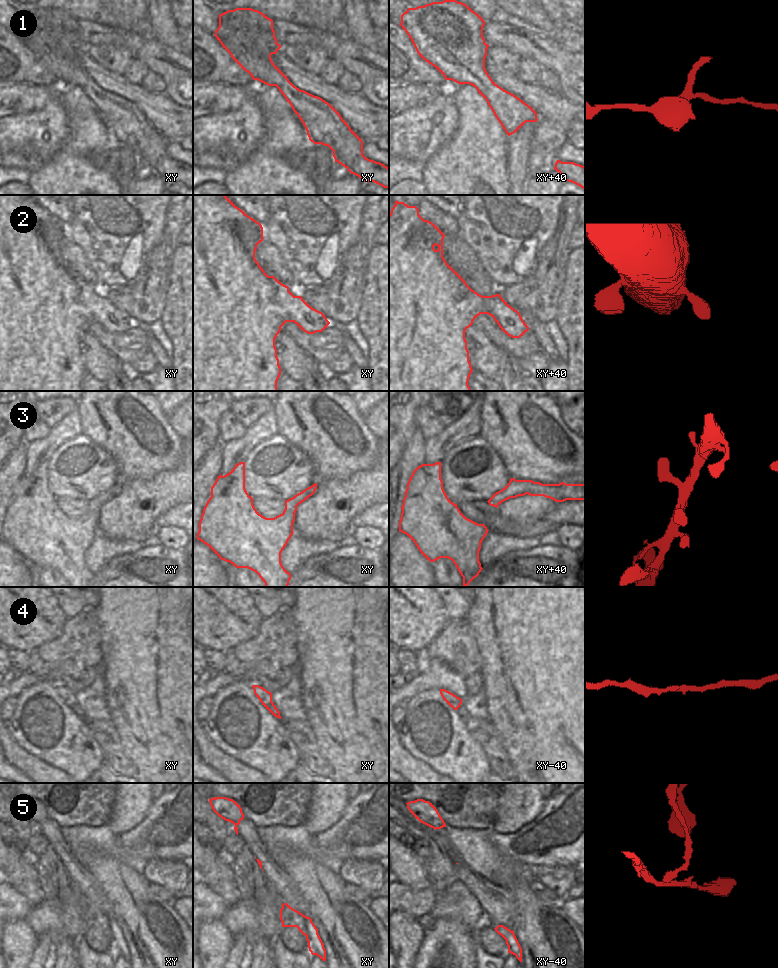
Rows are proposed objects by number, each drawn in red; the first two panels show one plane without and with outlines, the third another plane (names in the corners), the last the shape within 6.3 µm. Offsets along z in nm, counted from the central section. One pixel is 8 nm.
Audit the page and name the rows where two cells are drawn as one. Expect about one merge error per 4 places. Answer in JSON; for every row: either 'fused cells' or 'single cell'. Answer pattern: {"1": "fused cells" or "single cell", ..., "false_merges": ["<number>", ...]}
{"1": "single cell", "2": "single cell", "3": "fused cells", "4": "single cell", "5": "fused cells", "false_merges": ["3", "5"]}

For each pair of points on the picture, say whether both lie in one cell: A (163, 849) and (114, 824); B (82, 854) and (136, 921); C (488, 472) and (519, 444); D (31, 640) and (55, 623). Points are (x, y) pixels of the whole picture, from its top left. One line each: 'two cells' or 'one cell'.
A: two cells
B: one cell
C: two cells
D: one cell

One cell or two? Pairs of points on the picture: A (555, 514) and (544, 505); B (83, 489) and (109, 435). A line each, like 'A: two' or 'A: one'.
A: two
B: two

